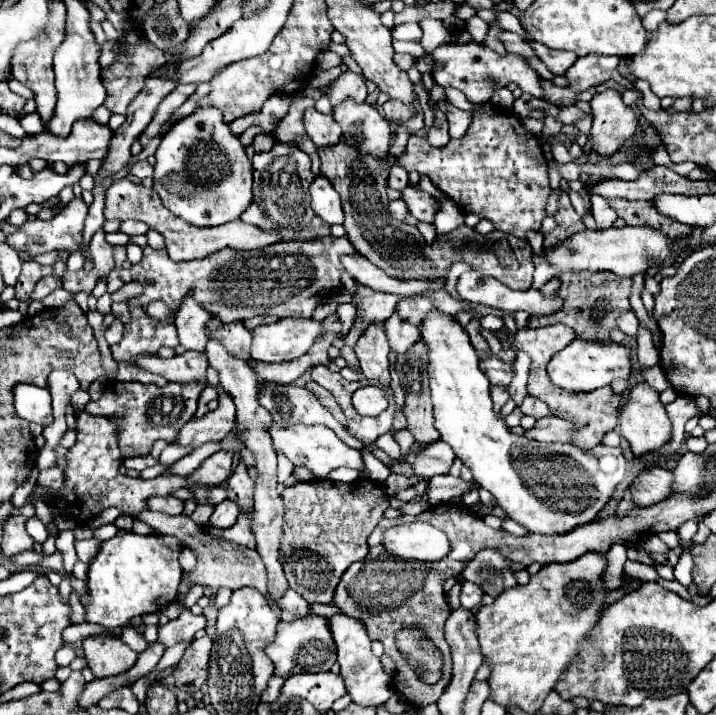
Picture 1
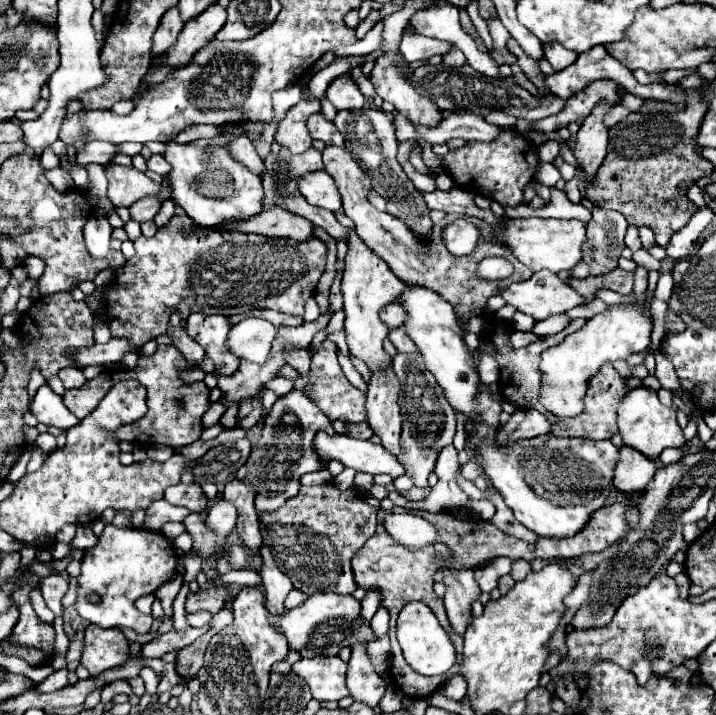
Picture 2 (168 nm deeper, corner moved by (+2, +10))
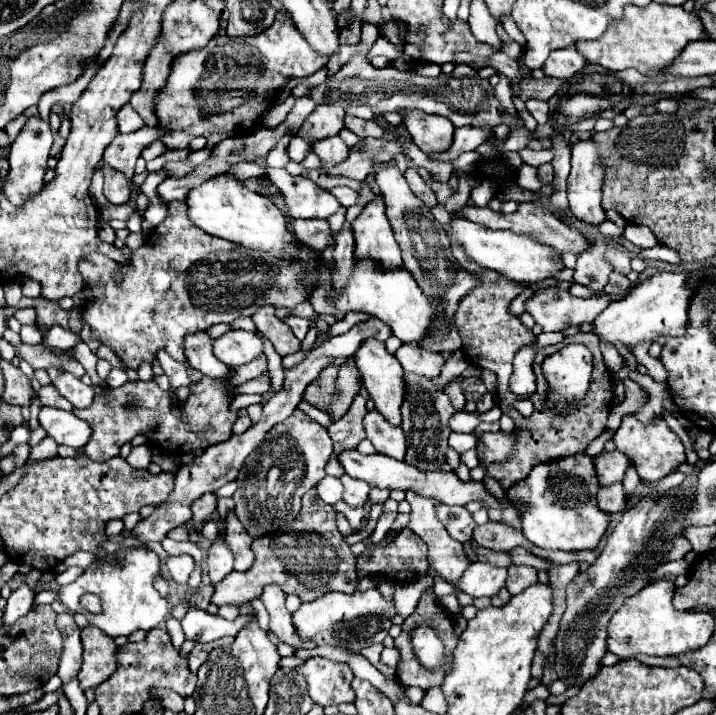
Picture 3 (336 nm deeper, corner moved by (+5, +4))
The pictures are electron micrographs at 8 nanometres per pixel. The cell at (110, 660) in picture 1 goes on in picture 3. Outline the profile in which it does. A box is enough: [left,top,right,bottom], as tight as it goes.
[77,626,117,690]

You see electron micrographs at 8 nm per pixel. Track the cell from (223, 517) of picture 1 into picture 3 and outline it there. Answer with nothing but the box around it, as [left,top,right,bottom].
[207,534,233,584]

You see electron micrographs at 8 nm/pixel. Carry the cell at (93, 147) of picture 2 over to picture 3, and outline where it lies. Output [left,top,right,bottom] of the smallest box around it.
[103,126,161,180]

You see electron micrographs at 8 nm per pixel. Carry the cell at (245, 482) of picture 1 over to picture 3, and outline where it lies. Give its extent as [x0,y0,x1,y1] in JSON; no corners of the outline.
[225,510,253,572]

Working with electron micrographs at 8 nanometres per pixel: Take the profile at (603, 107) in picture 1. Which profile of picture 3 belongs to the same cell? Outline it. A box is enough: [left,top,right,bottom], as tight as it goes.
[567,140,605,224]

